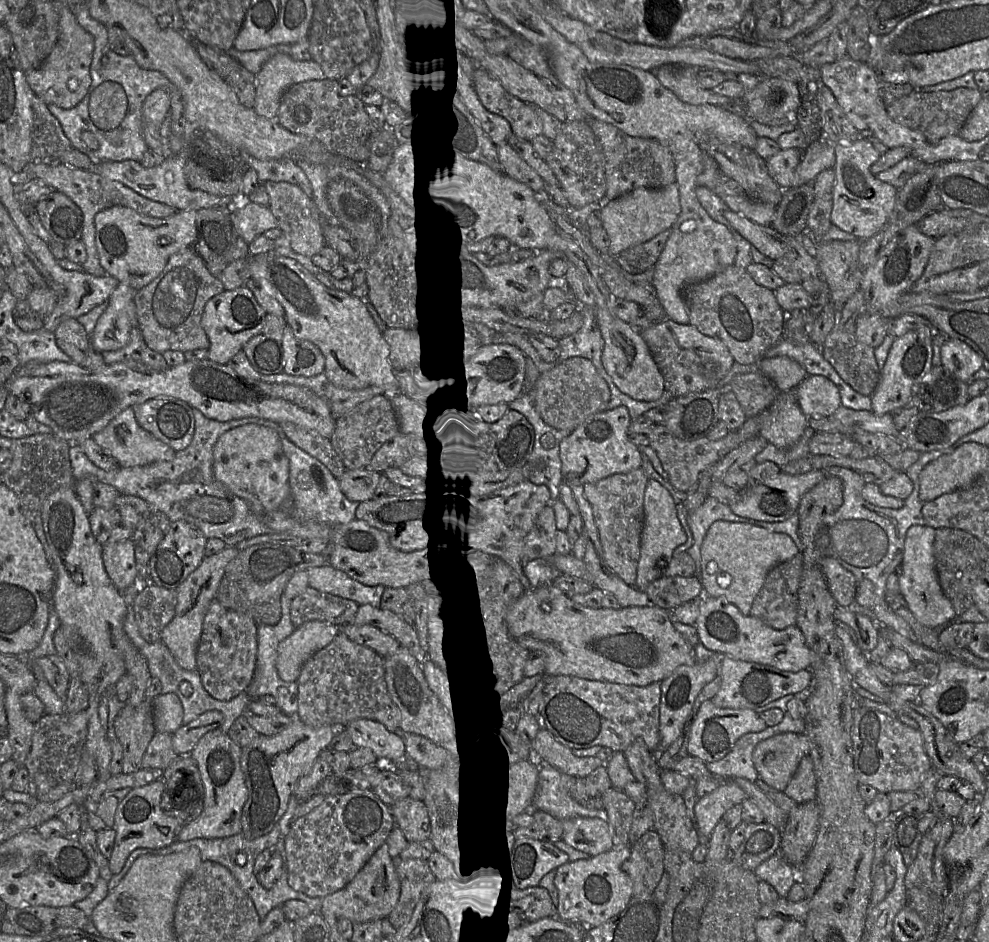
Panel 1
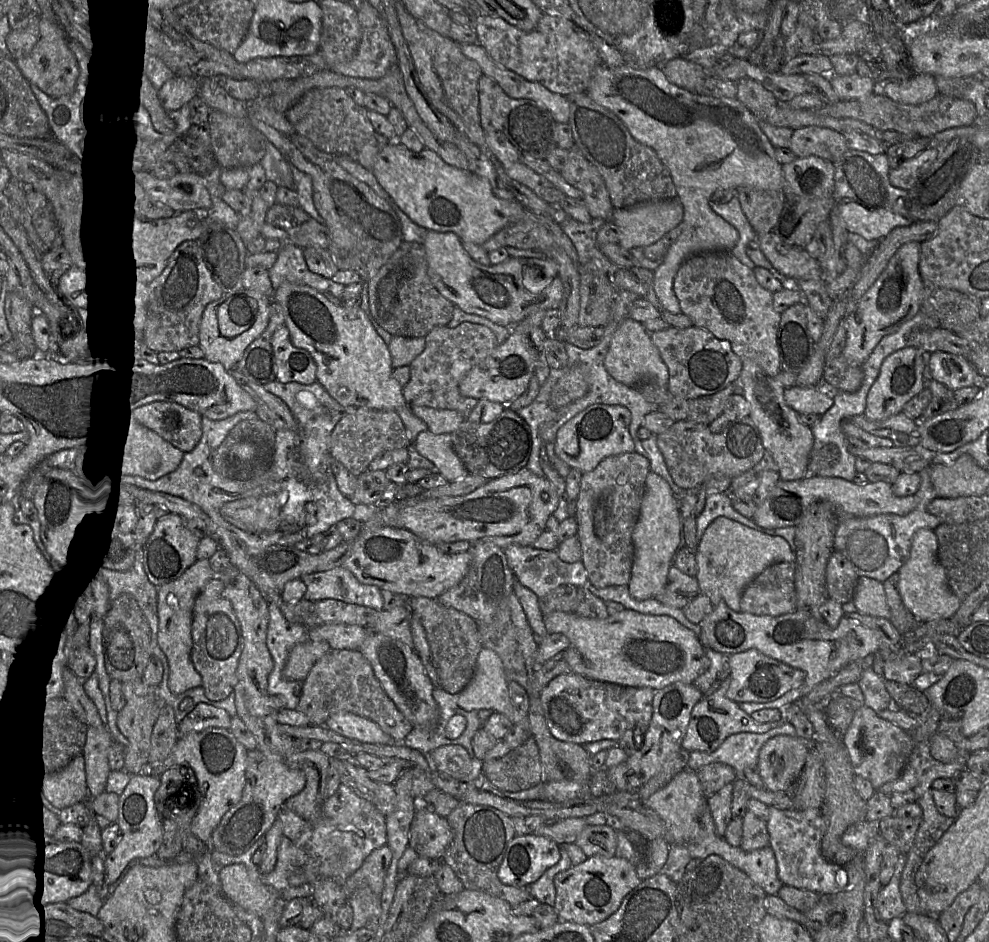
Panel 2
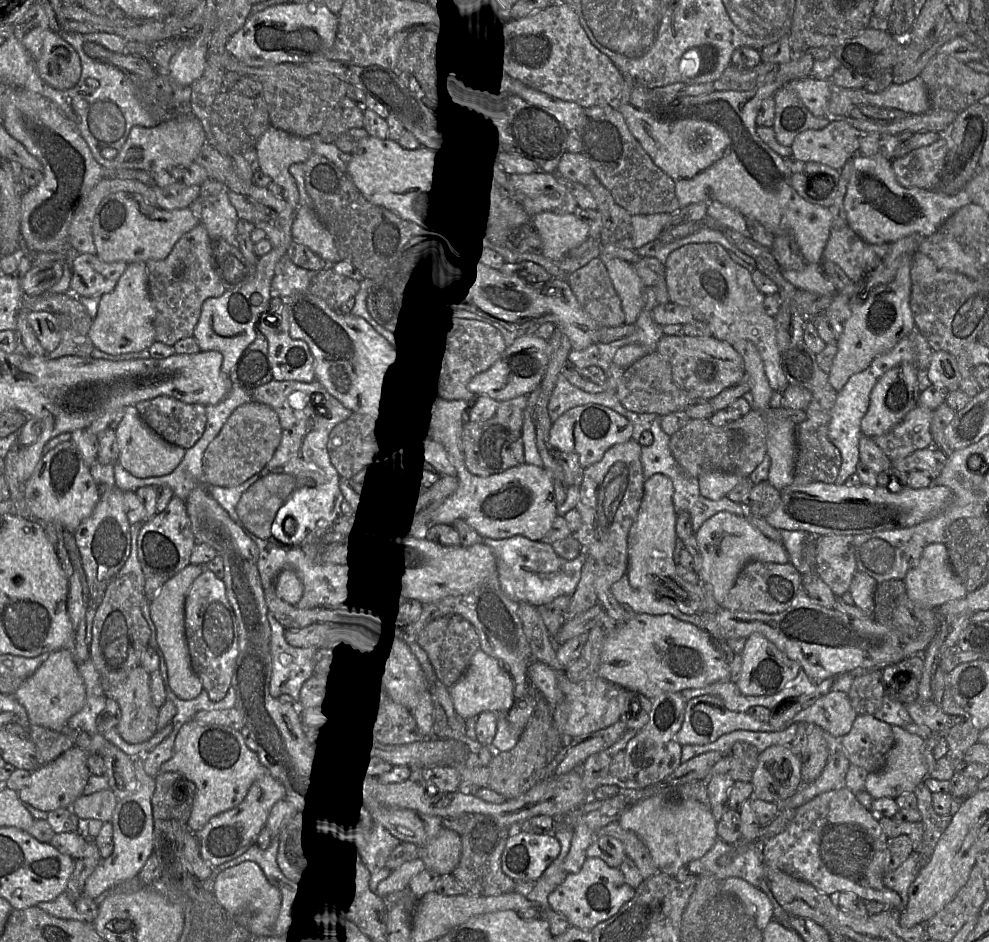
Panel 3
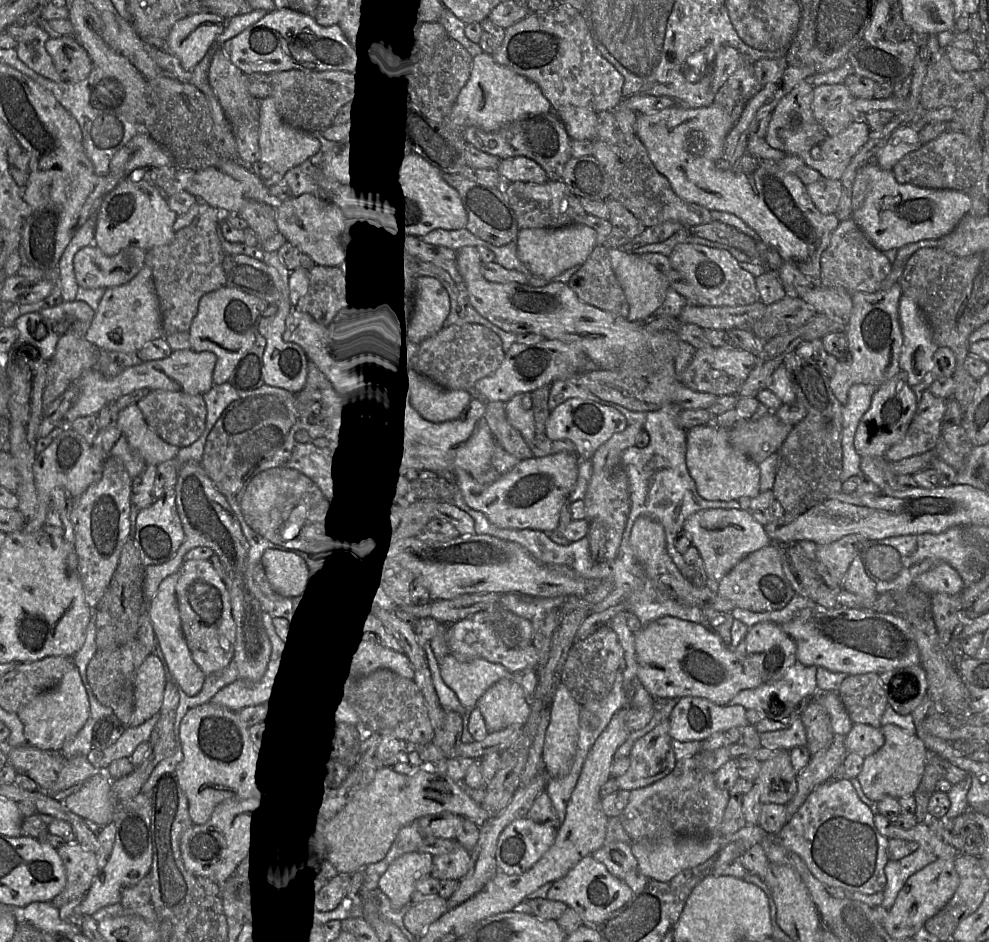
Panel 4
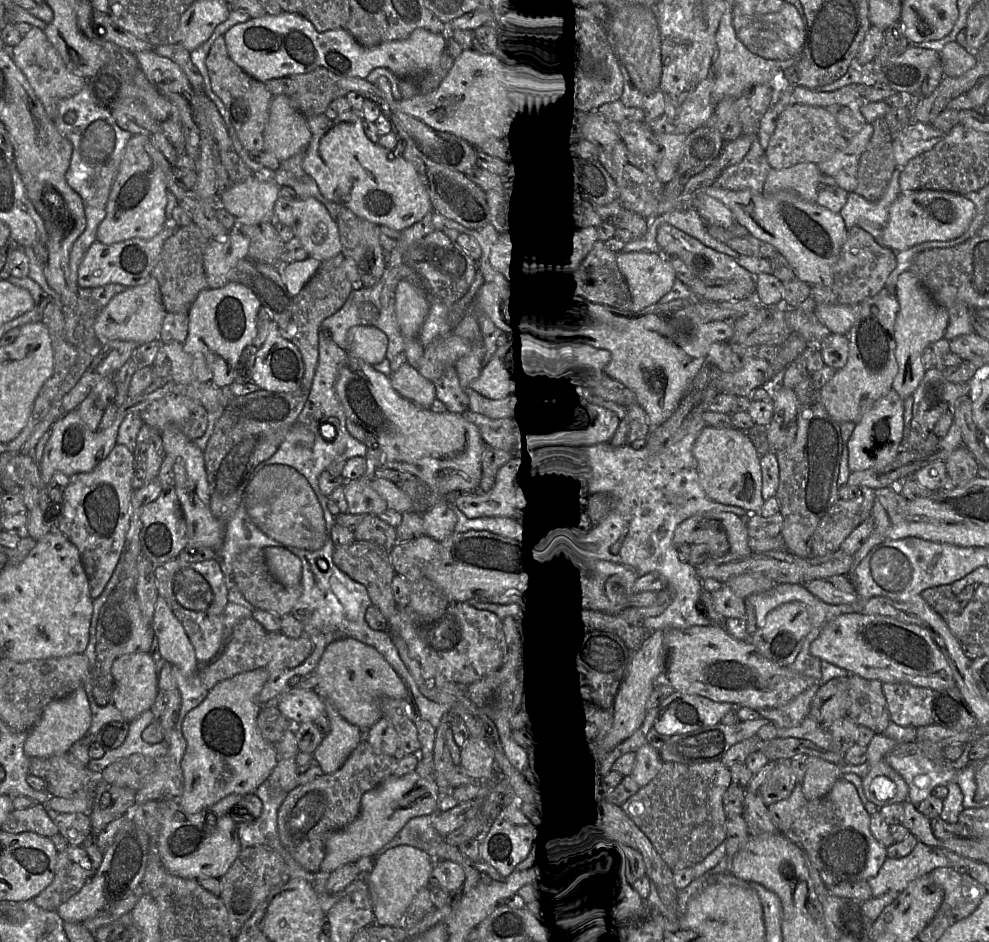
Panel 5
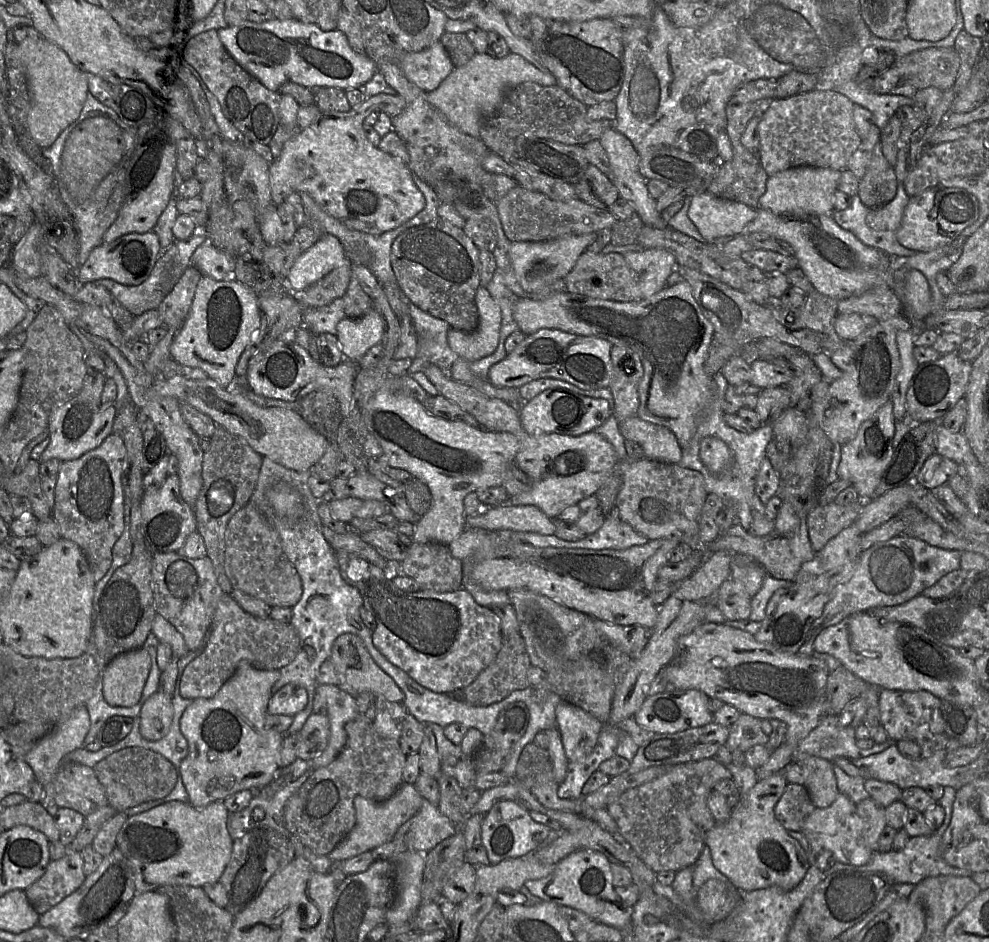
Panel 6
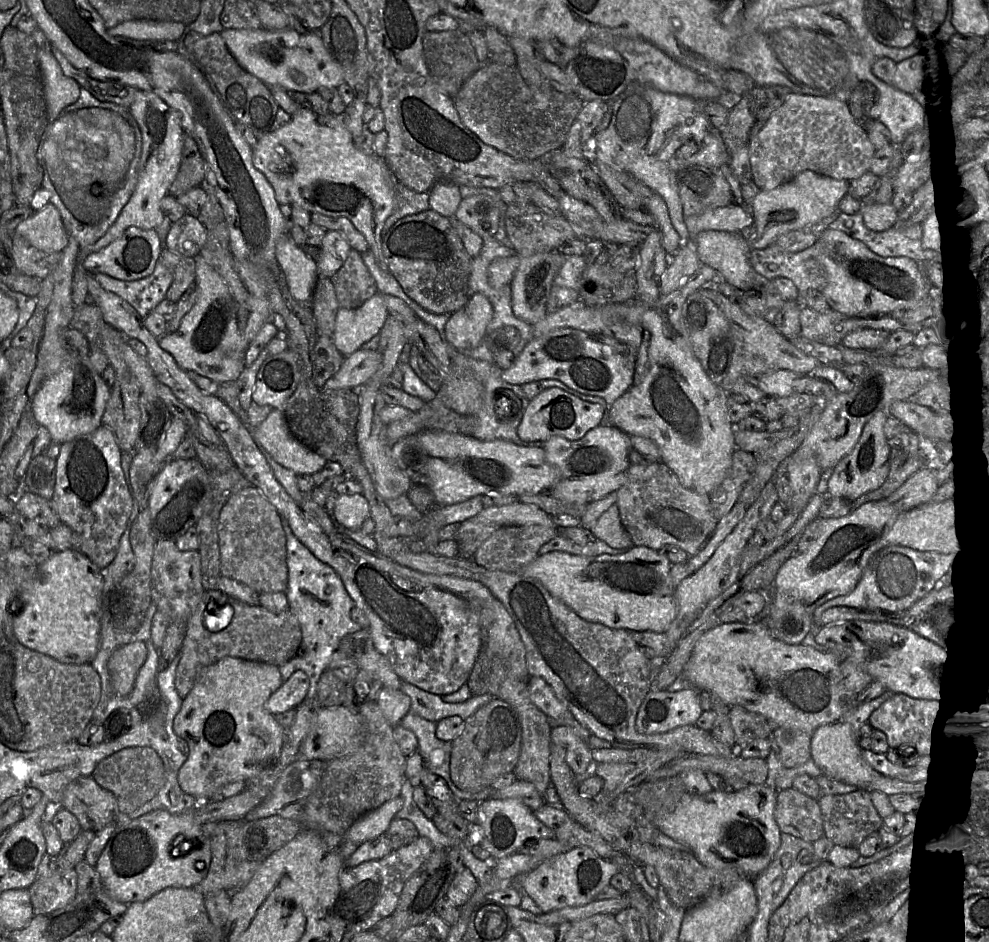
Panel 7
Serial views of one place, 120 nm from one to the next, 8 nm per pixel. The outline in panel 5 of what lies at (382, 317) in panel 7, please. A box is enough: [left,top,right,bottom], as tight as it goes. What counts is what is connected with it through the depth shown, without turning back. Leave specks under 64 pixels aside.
[348,325,388,365]

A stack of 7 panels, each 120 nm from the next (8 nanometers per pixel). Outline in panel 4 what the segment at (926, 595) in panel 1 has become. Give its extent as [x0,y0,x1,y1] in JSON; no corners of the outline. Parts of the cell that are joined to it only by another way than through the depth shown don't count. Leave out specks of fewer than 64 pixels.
[914,562,965,595]

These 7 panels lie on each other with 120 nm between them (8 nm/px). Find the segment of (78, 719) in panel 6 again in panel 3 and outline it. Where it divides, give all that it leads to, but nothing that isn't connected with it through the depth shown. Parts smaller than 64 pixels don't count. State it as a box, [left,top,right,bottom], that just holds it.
[14,648,86,731]

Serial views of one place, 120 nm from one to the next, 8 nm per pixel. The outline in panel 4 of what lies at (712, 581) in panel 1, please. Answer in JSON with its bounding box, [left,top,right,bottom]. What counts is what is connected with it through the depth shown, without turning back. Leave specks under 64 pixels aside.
[683,509,771,582]

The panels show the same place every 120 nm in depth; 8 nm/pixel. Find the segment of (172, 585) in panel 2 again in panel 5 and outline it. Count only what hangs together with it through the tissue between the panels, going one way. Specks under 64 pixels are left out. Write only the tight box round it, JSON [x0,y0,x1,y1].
[152,596,201,677]

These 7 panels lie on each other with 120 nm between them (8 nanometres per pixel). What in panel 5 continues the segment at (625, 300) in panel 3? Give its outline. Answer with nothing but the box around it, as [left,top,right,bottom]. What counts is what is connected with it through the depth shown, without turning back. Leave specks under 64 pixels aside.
[616,253,676,312]

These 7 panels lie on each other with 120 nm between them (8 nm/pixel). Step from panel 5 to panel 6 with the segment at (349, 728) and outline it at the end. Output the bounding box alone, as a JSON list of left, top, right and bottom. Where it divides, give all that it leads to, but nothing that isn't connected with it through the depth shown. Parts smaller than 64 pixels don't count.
[310,684,360,770]

